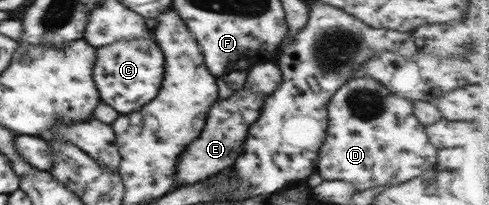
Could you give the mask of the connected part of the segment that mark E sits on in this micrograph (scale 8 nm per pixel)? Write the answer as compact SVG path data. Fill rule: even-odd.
M243 87L242 90L235 90L234 95L226 99L216 100L216 103L210 107L200 135L191 144L187 144L187 149L178 156L178 169L176 169L178 188L194 185L202 179L210 179L234 166L236 158L243 149L242 142L248 135L249 125L252 125L261 114L265 98L266 95ZM240 91L242 91L242 97L240 97Z

